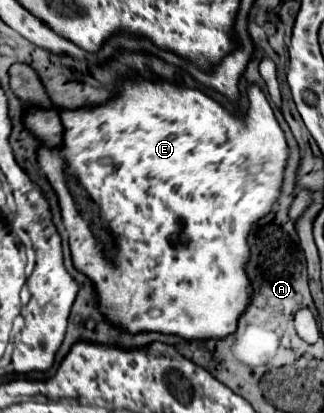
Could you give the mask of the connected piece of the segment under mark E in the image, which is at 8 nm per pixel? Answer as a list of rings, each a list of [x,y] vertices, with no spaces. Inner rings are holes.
[[[137,75],[133,79],[121,79],[121,81],[117,81],[117,85],[119,85],[121,95],[107,101],[107,103],[101,103],[97,107],[77,107],[77,109],[71,109],[71,111],[61,109],[59,117],[61,117],[61,123],[63,123],[63,129],[65,129],[61,147],[51,149],[51,147],[45,147],[45,145],[37,145],[39,169],[43,171],[43,175],[47,177],[49,185],[51,185],[51,189],[57,195],[63,225],[69,233],[73,265],[79,273],[87,275],[89,281],[93,283],[93,287],[99,295],[99,301],[97,301],[99,311],[107,317],[109,325],[113,325],[115,329],[119,329],[123,333],[129,333],[129,335],[163,333],[163,335],[177,335],[185,341],[223,339],[227,335],[233,335],[237,331],[239,317],[247,311],[247,307],[249,307],[249,303],[255,295],[253,293],[255,289],[253,289],[253,285],[251,285],[251,281],[245,273],[245,265],[249,263],[247,235],[259,219],[263,219],[271,213],[273,203],[277,203],[277,199],[281,195],[283,175],[285,175],[287,161],[289,161],[289,145],[287,145],[285,133],[279,127],[279,123],[273,115],[273,109],[271,109],[269,101],[267,101],[267,97],[265,97],[265,93],[261,91],[259,85],[247,87],[249,109],[247,109],[245,117],[237,117],[237,115],[229,113],[227,109],[221,107],[221,103],[207,97],[199,89],[177,87],[177,85],[165,83],[165,81],[149,81],[149,79],[143,79],[141,75]],[[101,157],[109,157],[111,163],[109,165],[99,165],[97,159],[101,159]],[[97,201],[101,201],[101,205],[103,203],[107,205],[107,217],[103,217],[105,213],[103,213],[103,209],[99,209]]]

